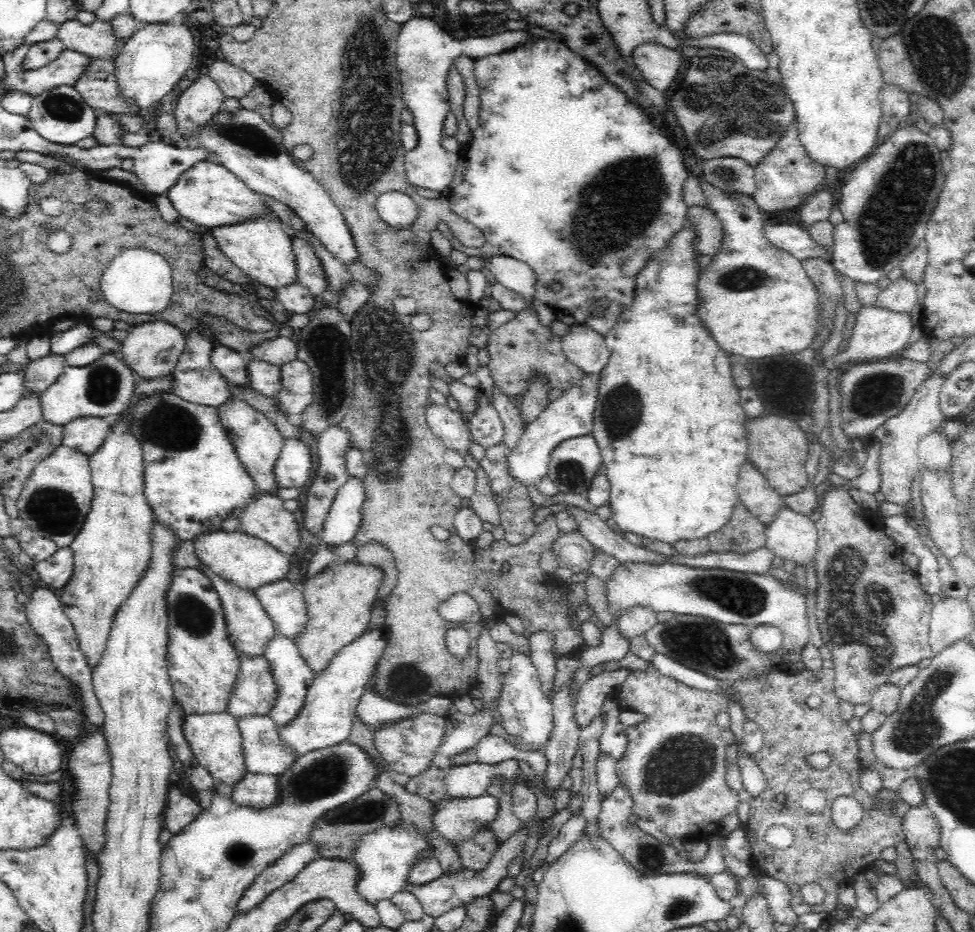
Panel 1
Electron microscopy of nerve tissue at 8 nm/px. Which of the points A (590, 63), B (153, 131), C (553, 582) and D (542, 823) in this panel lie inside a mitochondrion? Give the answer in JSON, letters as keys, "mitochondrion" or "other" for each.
{"A":"other","B":"other","C":"other","D":"other"}

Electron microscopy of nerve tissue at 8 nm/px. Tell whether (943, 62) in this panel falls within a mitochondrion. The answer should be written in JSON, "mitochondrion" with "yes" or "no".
{"mitochondrion":"yes"}

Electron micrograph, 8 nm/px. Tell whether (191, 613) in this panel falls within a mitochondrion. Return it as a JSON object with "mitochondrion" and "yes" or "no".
{"mitochondrion":"yes"}

